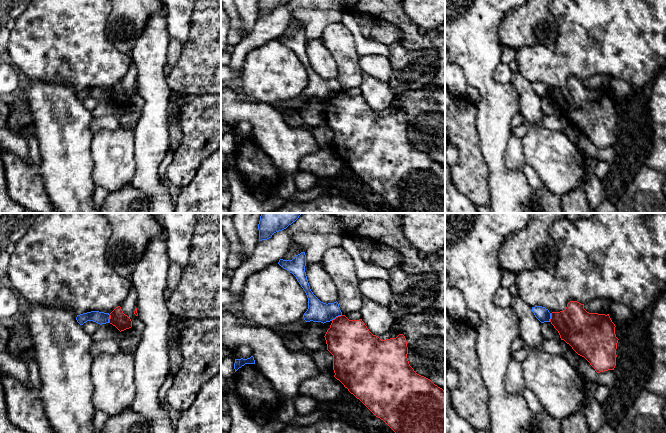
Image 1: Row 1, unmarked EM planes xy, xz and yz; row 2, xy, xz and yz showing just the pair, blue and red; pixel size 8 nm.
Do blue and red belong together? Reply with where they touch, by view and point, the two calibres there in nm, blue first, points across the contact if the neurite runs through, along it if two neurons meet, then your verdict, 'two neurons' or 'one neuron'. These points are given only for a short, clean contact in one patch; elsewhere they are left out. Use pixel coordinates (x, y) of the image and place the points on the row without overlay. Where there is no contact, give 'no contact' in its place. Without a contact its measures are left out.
meets blue in xz at (336, 92); 170 nm thick on the blue side, 360 nm on the other; border along xz (341, 90), (331, 96); two neurons

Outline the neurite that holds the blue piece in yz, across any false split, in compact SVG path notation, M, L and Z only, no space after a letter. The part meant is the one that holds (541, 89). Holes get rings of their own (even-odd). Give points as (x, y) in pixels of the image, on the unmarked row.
M535 82L532 83L532 88L534 89L535 93L541 98L550 98L551 89L548 85L542 82Z

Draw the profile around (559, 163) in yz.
M515 71L510 83L519 95L519 110L523 123L531 126L521 138L523 150L528 163L539 175L545 187L556 195L563 195L584 185L584 154L563 132L550 130L538 124L543 118L542 99L535 93L532 84L519 71Z

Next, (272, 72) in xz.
M278 39L251 50L241 70L242 94L256 102L272 104L299 97L308 85L308 74L296 53Z

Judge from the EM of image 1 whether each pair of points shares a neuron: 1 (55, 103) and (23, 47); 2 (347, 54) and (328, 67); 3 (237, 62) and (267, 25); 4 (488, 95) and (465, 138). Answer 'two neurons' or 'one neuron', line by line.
1: two neurons
2: two neurons
3: one neuron
4: two neurons

